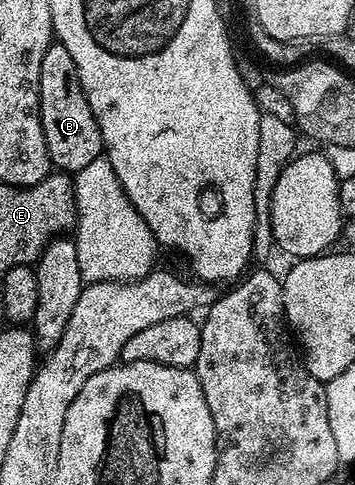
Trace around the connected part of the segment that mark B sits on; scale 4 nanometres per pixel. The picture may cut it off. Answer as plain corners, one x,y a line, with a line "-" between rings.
59,43
49,45
46,55
42,55
40,122
48,148
48,160
55,168
56,165
60,168
57,170
75,175
82,171
82,167
86,167
103,154
104,140
94,119
94,111
90,111
90,103
82,91
78,67
74,67
70,51
66,51
66,47

